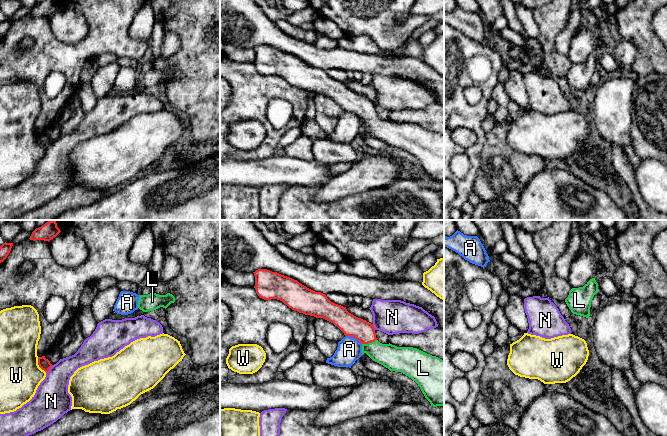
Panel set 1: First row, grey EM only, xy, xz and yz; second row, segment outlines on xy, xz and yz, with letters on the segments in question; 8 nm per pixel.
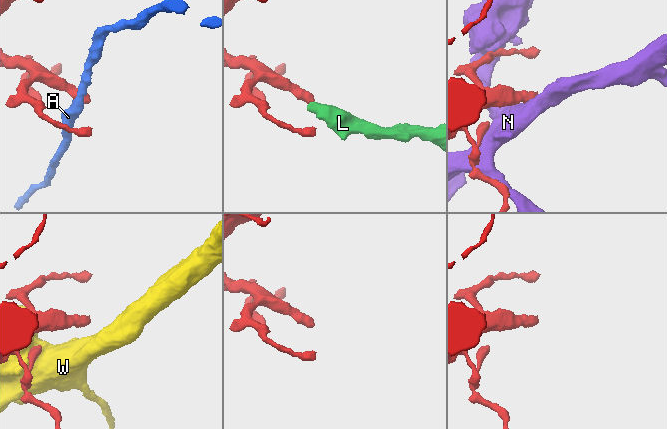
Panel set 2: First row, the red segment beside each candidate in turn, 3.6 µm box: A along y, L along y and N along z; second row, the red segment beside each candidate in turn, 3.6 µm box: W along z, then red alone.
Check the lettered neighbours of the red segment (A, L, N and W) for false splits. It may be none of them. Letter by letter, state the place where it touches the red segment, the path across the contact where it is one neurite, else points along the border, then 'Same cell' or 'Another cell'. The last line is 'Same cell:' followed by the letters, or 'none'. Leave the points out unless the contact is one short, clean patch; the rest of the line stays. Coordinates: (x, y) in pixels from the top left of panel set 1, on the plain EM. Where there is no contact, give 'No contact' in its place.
A: Touches red at xz (354, 113). Another cell
L: Touches red at xz (369, 118). Path across: xz (350, 101), (369, 118), (380, 129), (394, 134). Same cell
N: Touches red at xy (49, 144). Another cell
W: Touches red at xy (39, 141). Boundary: xy (37, 133), (37, 139), (46, 148). Another cell
Same cell: L

